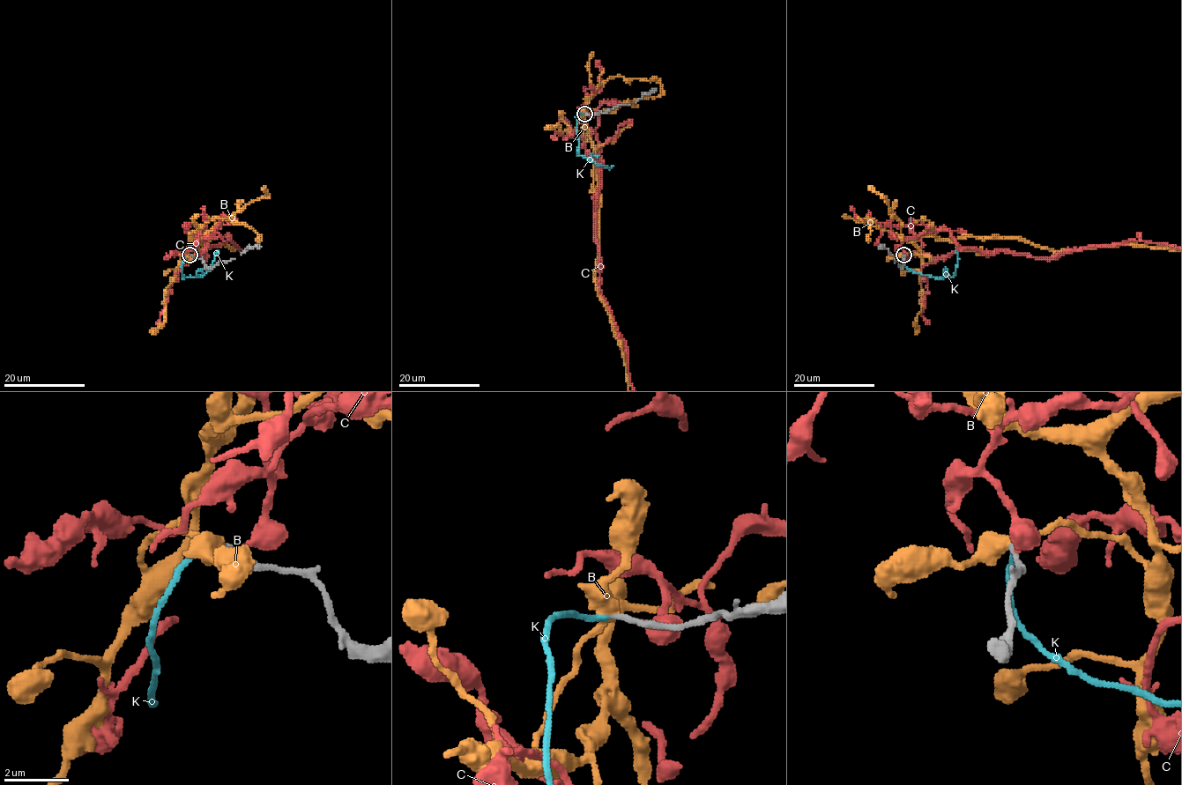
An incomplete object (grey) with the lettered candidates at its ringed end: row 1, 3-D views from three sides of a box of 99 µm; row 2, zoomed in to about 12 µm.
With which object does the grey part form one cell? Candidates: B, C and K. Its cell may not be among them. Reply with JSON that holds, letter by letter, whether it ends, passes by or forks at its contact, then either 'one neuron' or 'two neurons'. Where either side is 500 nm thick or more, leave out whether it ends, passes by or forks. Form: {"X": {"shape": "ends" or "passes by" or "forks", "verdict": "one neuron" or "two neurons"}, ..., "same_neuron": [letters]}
{"B": {"shape": "passes by", "verdict": "two neurons"}, "C": {"shape": "ends", "verdict": "two neurons"}, "K": {"shape": "ends", "verdict": "one neuron"}, "same_neuron": ["K"]}

